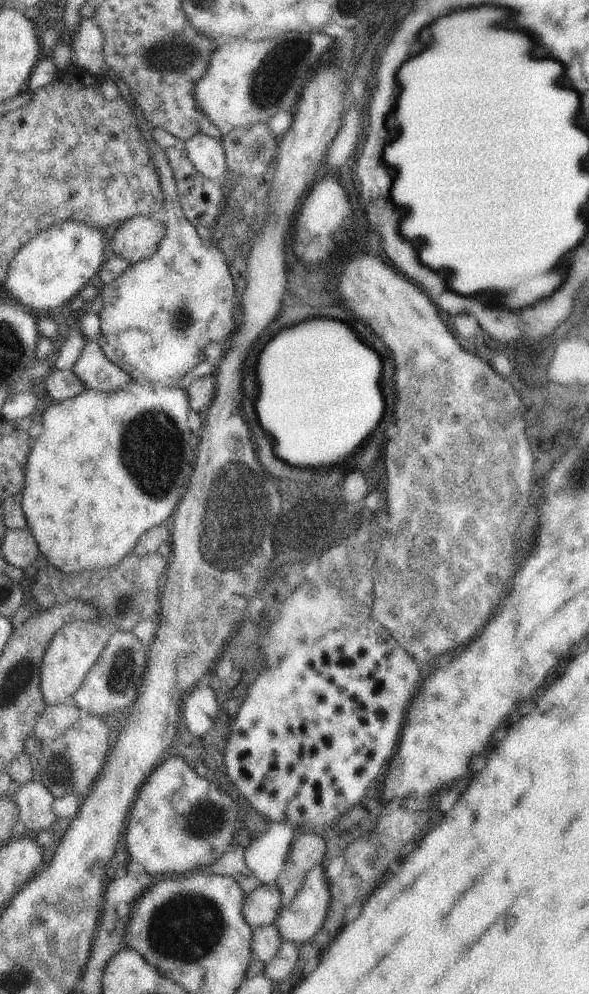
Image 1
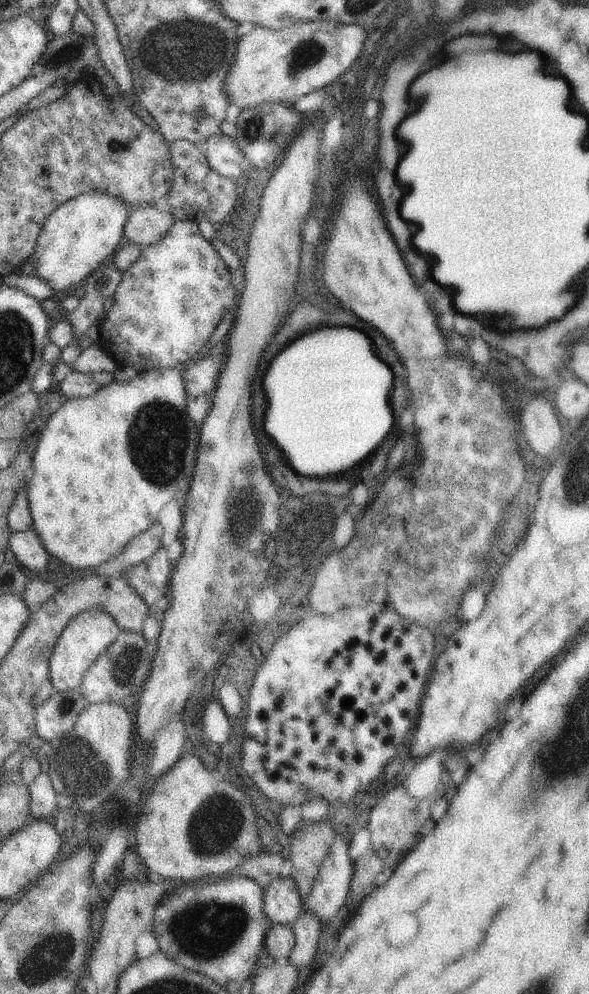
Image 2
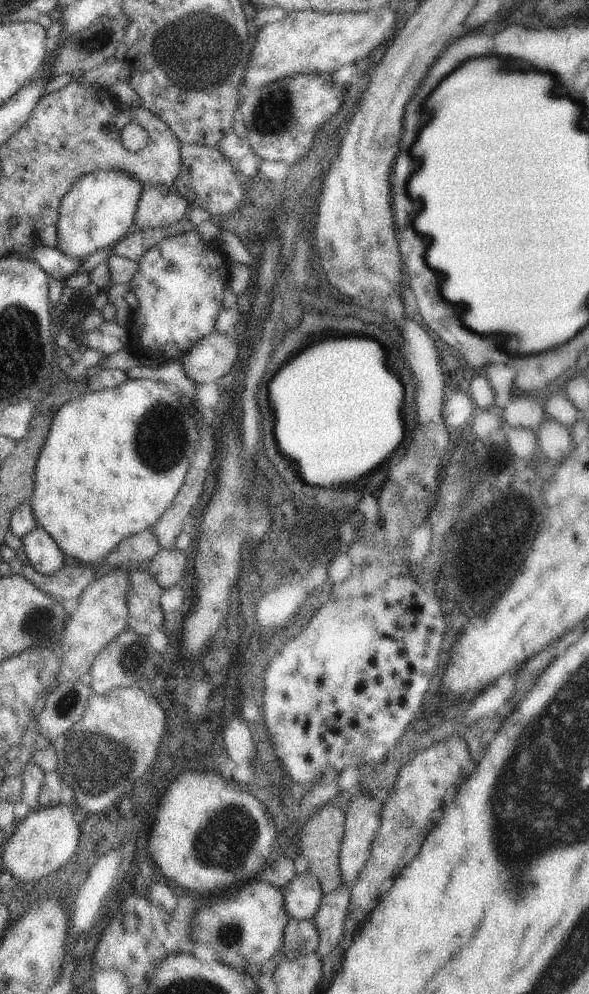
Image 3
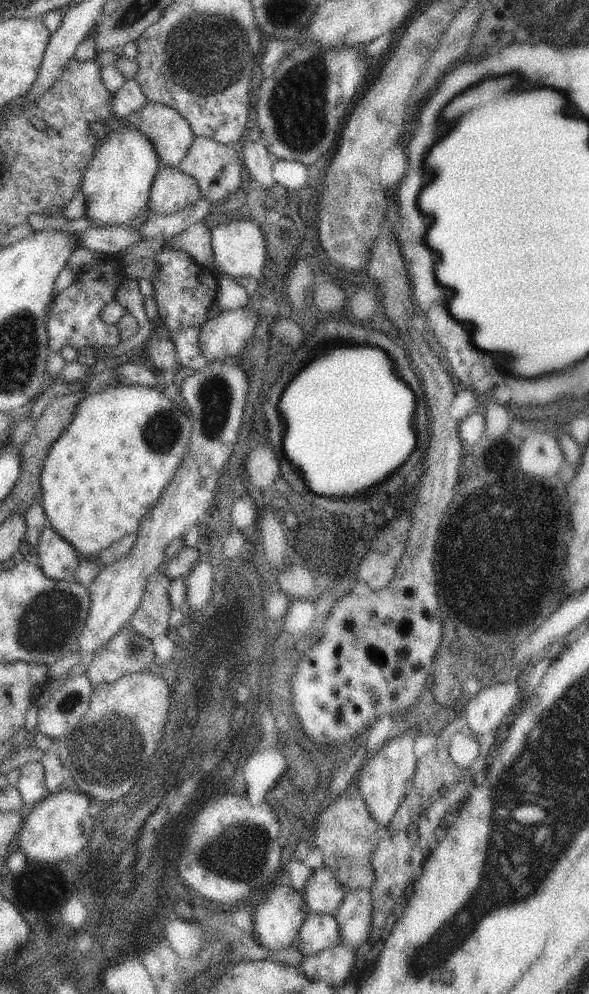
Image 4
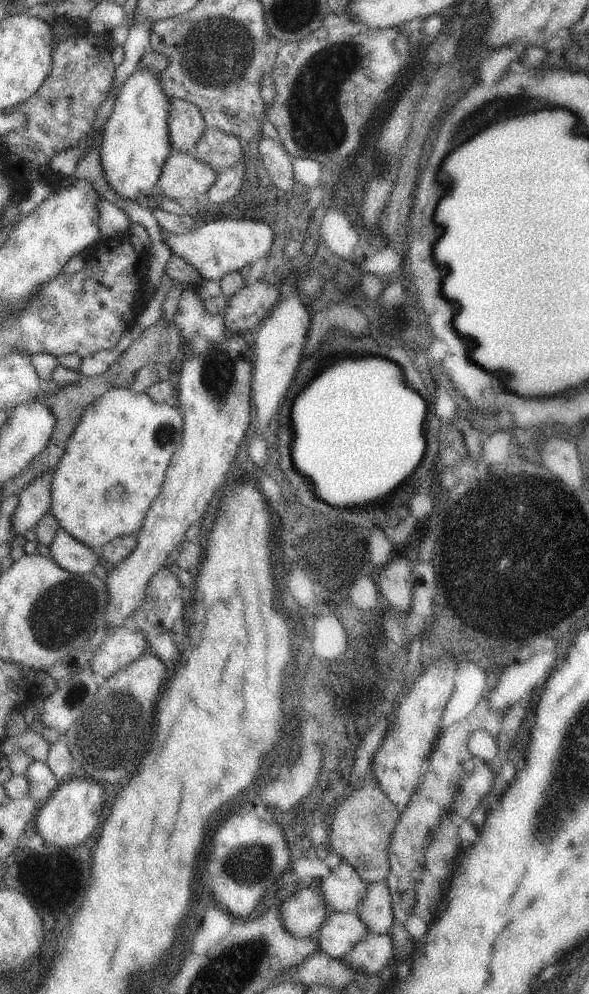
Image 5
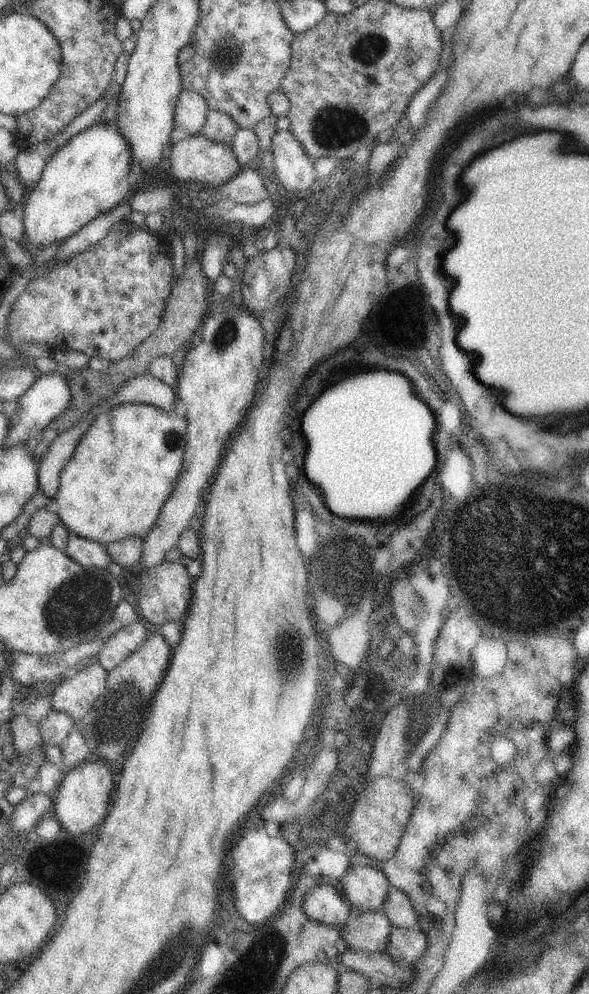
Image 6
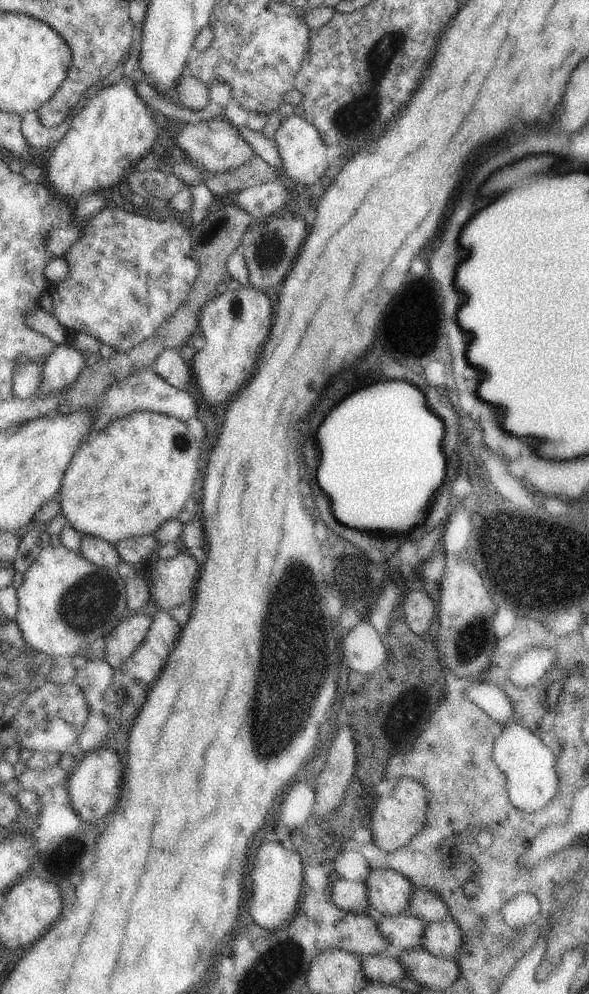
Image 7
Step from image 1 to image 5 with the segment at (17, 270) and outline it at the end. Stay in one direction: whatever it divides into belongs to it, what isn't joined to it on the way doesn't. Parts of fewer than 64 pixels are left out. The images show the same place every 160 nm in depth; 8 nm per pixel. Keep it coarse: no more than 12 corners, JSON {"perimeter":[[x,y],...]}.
{"perimeter":[[138,66],[103,126],[118,196],[150,198],[172,154],[169,100]]}

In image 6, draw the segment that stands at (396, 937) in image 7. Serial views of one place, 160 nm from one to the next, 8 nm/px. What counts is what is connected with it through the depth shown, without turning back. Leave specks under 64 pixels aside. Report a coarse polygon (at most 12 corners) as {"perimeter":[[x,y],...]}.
{"perimeter":[[351,911],[339,929],[348,949],[385,950],[393,928],[384,911]]}

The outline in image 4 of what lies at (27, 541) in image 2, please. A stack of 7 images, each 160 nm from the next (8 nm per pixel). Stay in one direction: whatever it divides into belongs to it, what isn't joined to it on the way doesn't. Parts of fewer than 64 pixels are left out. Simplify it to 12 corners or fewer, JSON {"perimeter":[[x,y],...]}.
{"perimeter":[[52,527],[33,552],[43,573],[72,581],[80,559]]}

